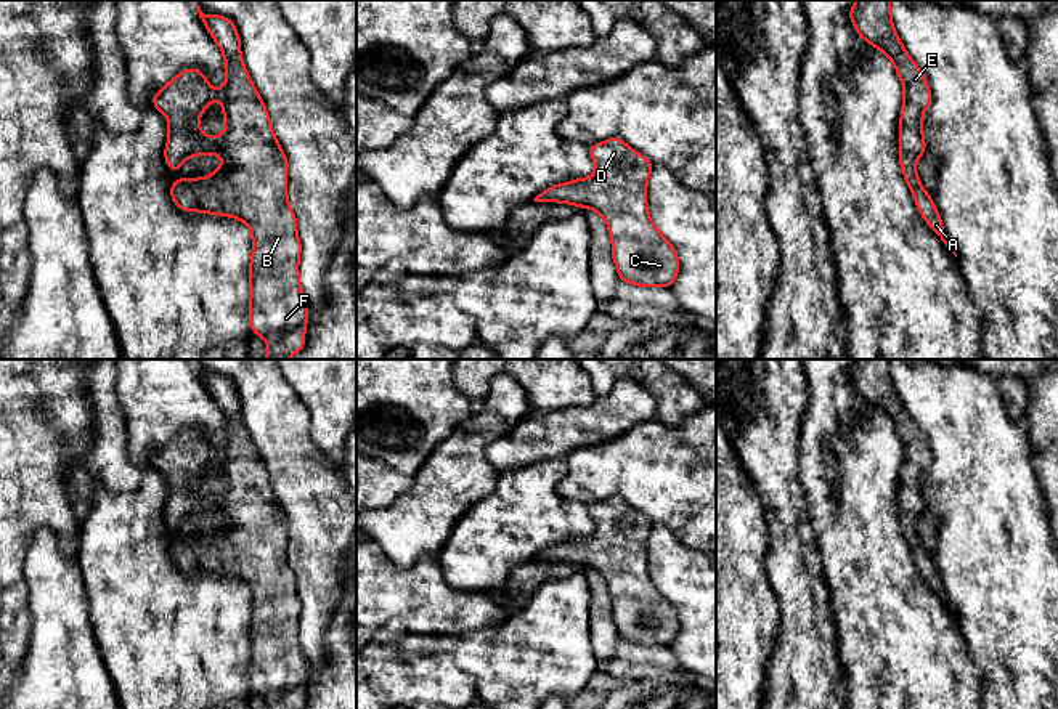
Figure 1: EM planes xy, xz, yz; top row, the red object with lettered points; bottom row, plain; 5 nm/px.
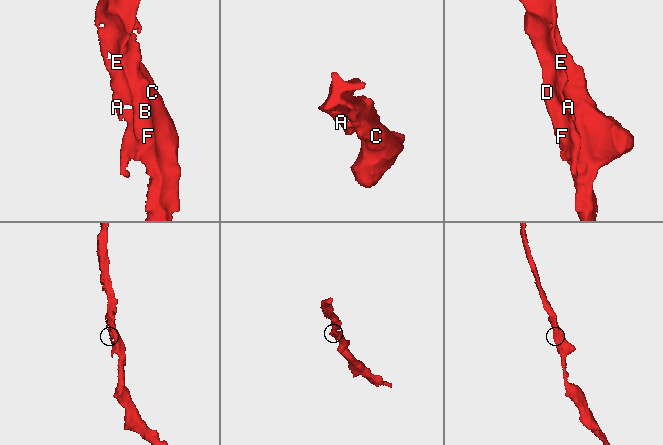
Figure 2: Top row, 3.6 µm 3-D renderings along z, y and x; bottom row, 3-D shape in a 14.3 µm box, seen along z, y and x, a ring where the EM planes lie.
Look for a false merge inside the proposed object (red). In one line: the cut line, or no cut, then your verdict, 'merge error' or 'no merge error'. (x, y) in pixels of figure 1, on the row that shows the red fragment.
no cut | no merge error

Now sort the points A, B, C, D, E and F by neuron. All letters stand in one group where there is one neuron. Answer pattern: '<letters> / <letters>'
A B C D E F

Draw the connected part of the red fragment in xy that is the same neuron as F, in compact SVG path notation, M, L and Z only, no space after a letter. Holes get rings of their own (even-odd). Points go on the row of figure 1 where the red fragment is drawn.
M197 5L196 8L223 53L226 82L215 91L202 71L188 67L153 96L153 107L167 117L169 140L164 157L172 172L178 172L186 159L202 154L220 156L222 167L204 178L175 180L170 184L170 196L183 212L196 210L233 217L249 226L252 233L250 329L268 345L263 359L287 359L303 350L308 322L308 303L299 278L302 244L297 236L297 218L287 201L287 157L275 136L268 111L244 67L234 22L220 14L204 14ZM215 98L222 101L225 132L220 136L207 136L201 132L199 115Z

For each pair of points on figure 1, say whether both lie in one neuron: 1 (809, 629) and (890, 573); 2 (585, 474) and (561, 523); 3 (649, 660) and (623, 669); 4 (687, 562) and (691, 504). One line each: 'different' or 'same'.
1: different
2: different
3: same
4: different

